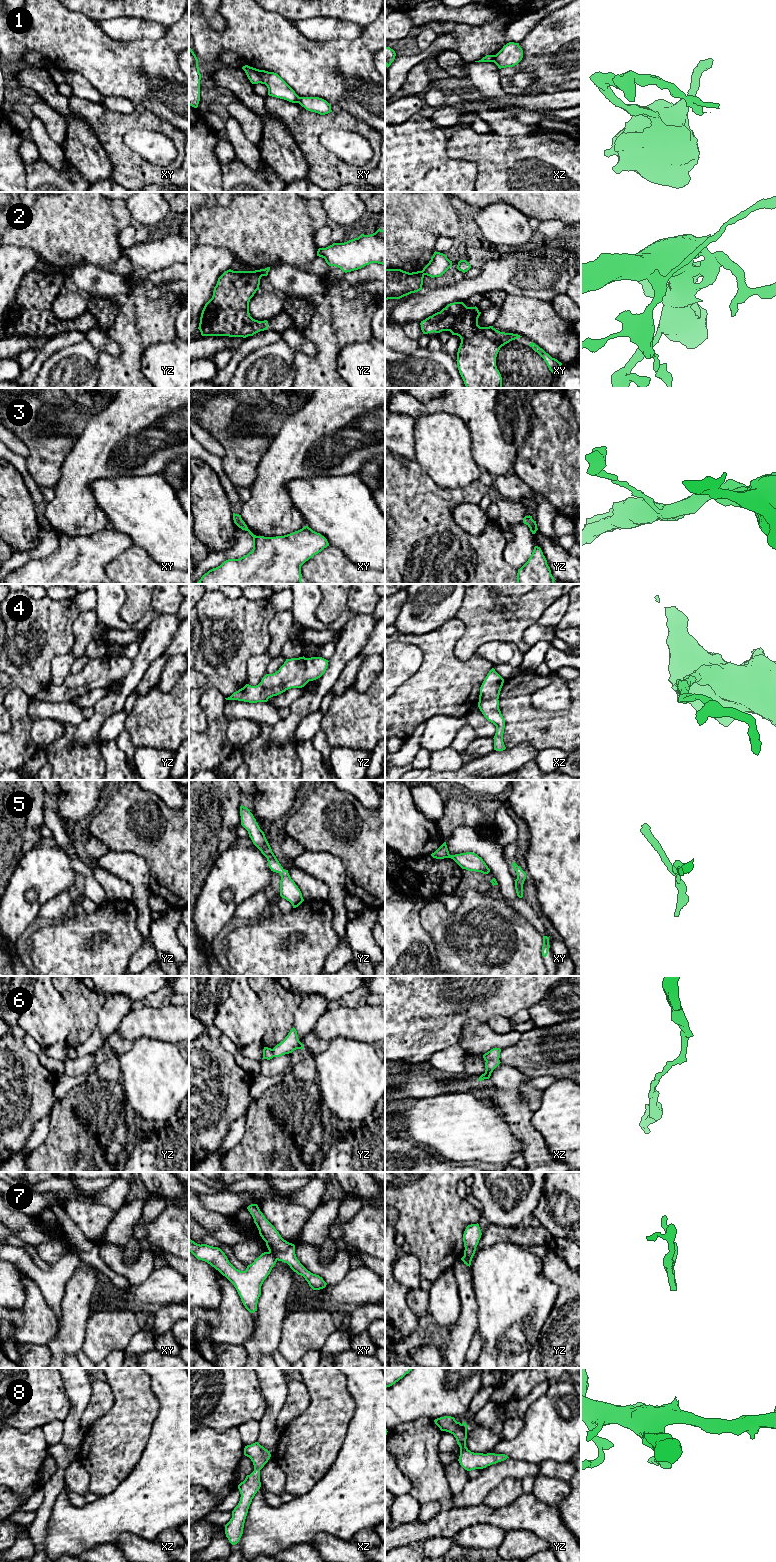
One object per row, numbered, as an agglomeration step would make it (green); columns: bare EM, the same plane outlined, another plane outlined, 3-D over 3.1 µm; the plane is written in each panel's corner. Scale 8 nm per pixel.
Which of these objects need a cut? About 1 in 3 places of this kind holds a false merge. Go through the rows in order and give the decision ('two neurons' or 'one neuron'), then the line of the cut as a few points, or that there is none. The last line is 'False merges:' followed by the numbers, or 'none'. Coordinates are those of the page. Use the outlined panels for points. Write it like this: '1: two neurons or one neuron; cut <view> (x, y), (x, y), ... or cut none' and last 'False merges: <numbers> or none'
1: two neurons; cut xz (495, 55), (492, 61)
2: two neurons; cut yz (258, 270), (262, 275)
3: one neuron; cut none
4: one neuron; cut none
5: one neuron; cut none
6: one neuron; cut none
7: two neurons; cut xy (269, 1251), (277, 1259)
8: one neuron; cut none
False merges: 1, 2, 7

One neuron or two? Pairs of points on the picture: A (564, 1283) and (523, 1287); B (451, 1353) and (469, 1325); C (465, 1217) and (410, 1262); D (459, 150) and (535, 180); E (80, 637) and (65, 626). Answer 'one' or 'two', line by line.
A: two
B: one
C: two
D: one
E: two

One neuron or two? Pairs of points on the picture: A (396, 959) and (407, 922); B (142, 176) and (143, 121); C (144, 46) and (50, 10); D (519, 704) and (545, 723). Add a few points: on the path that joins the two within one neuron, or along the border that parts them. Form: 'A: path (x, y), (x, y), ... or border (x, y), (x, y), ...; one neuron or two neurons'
A: path (396, 950), (396, 933), (398, 931); one neuron
B: path (125, 159), (118, 152), (118, 134), (126, 126); one neuron
C: path (121, 50), (111, 47), (87, 47), (73, 33); one neuron
D: path (525, 710), (539, 723); one neuron

